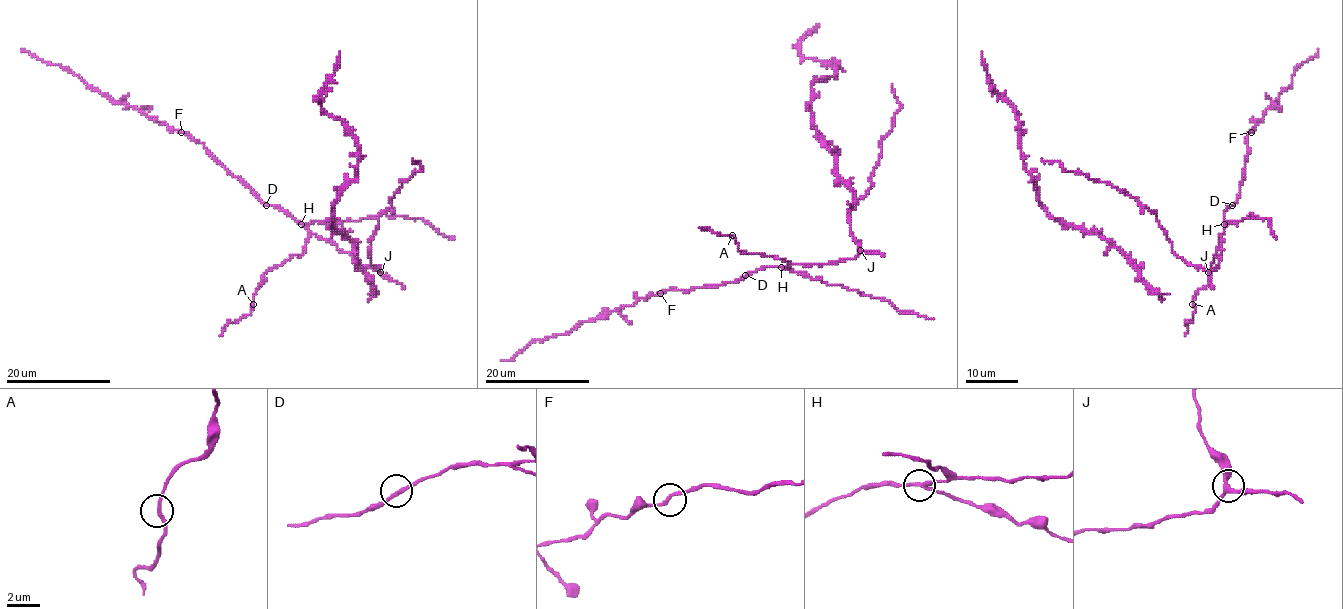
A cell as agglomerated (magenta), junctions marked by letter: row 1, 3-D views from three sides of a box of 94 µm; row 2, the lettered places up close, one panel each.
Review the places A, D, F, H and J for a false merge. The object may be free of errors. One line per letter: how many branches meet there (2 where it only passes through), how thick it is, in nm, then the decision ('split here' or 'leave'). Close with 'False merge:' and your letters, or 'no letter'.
A: branches 2; calibre 240 nm; leave
D: branches 2; calibre 240 nm; leave
F: branches 2; calibre 220 nm; leave
H: branches 3; calibre 200 nm; split here
J: branches 3; calibre 240 nm; leave
False merge: H

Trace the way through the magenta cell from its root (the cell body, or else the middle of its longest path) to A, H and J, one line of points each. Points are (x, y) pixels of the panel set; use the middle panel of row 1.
A: (840, 261), (809, 266), (792, 264), (760, 253), (744, 254), (732, 235)
H: (840, 261), (780, 267)
J: (840, 261), (852, 259), (860, 250)

